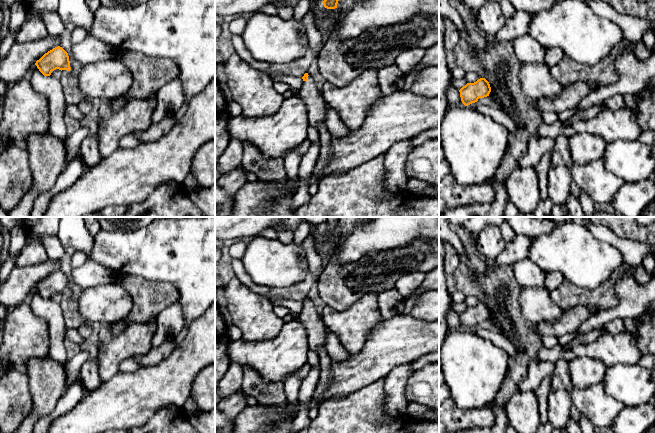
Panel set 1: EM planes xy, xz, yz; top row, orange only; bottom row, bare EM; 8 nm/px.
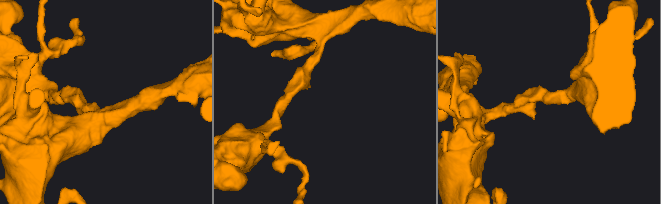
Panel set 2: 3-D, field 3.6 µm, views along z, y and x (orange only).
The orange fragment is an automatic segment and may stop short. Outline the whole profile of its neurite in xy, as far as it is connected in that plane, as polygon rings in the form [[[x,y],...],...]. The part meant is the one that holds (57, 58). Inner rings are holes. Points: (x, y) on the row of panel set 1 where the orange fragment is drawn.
[[[60,46],[45,53],[35,65],[44,76],[50,76],[56,69],[71,70],[68,53]]]

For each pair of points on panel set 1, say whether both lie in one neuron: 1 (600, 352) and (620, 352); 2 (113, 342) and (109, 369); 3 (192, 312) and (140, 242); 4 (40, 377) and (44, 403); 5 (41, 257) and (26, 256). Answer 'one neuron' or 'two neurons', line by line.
1: one neuron
2: one neuron
3: one neuron
4: one neuron
5: one neuron

